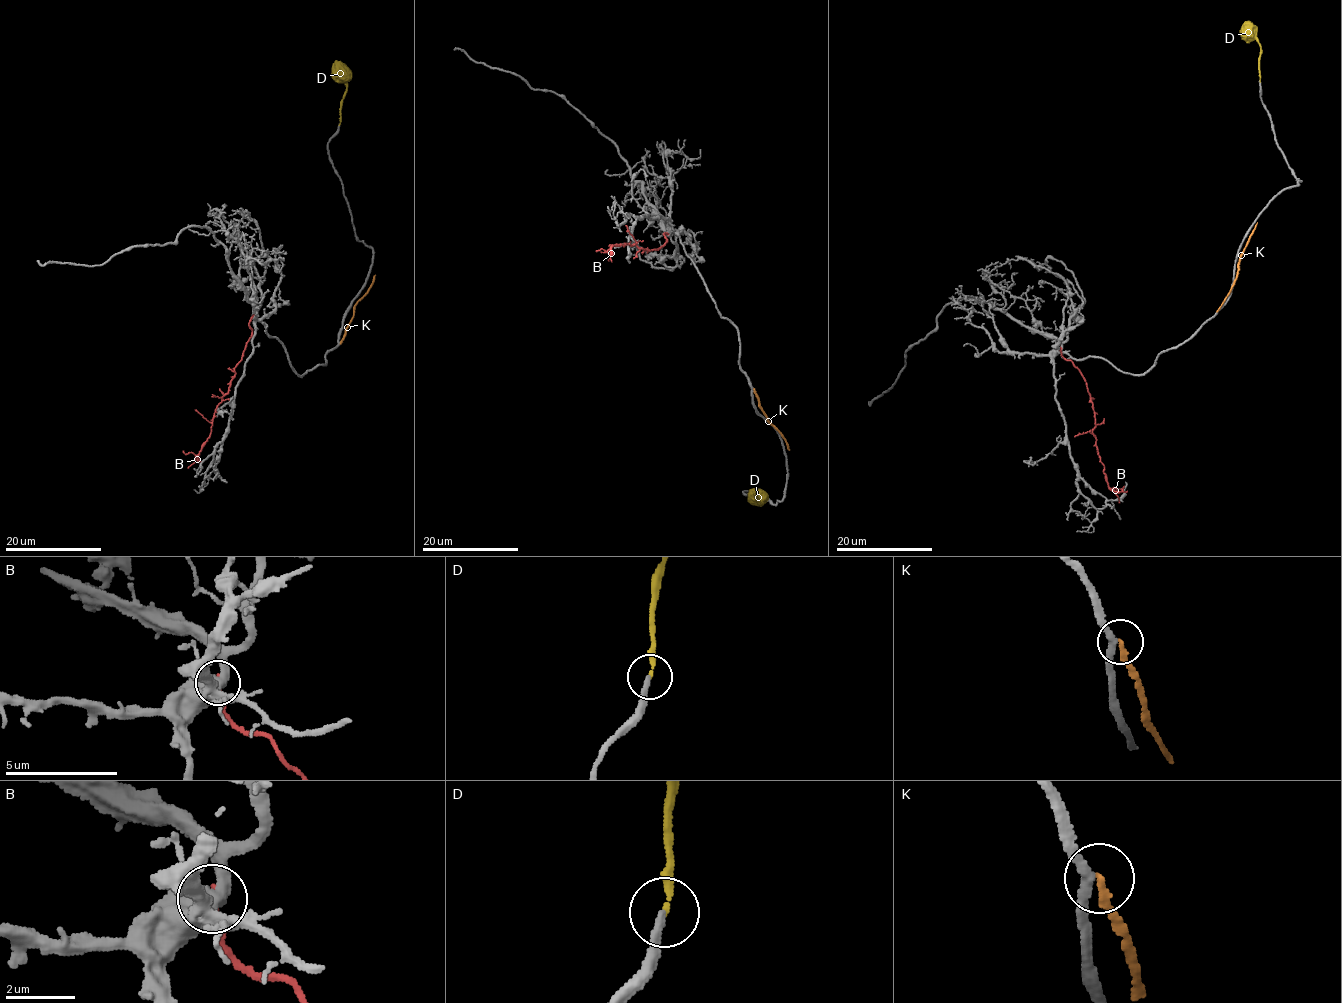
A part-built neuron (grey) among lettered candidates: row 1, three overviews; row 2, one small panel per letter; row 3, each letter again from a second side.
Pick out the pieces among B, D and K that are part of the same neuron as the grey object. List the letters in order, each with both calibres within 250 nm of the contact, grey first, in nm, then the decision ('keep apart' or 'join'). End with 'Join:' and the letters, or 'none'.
B: 550/240 nm | keep apart
D: 240/180 nm | join
K: 220/170 nm | keep apart
Join: D

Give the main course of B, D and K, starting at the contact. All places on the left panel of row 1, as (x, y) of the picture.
B: (253, 316), (249, 322), (251, 336), (229, 392), (215, 409), (199, 460), (183, 450)
D: (339, 123), (340, 101), (346, 85), (344, 71), (335, 60)
K: (340, 344), (353, 316), (353, 306), (367, 293), (375, 274)

